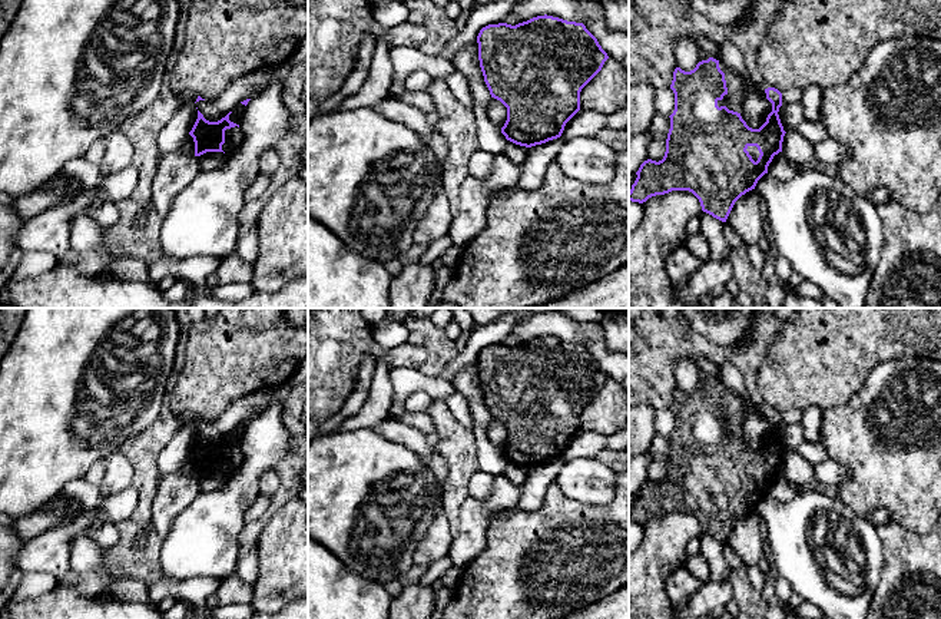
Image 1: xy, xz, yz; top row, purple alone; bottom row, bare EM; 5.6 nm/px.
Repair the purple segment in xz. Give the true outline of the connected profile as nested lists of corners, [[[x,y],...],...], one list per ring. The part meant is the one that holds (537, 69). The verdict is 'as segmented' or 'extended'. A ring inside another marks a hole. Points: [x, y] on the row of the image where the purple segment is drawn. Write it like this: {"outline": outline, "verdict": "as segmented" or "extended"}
{"outline": [[[537,16],[516,26],[488,24],[477,36],[478,60],[491,97],[507,107],[507,120],[501,133],[507,140],[531,148],[561,136],[566,123],[580,110],[582,89],[602,70],[609,59],[597,39],[583,23],[553,16]]], "verdict": "as segmented"}

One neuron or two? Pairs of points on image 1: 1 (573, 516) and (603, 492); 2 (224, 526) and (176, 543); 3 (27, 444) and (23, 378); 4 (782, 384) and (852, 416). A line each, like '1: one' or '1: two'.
1: two
2: one
3: one
4: two

